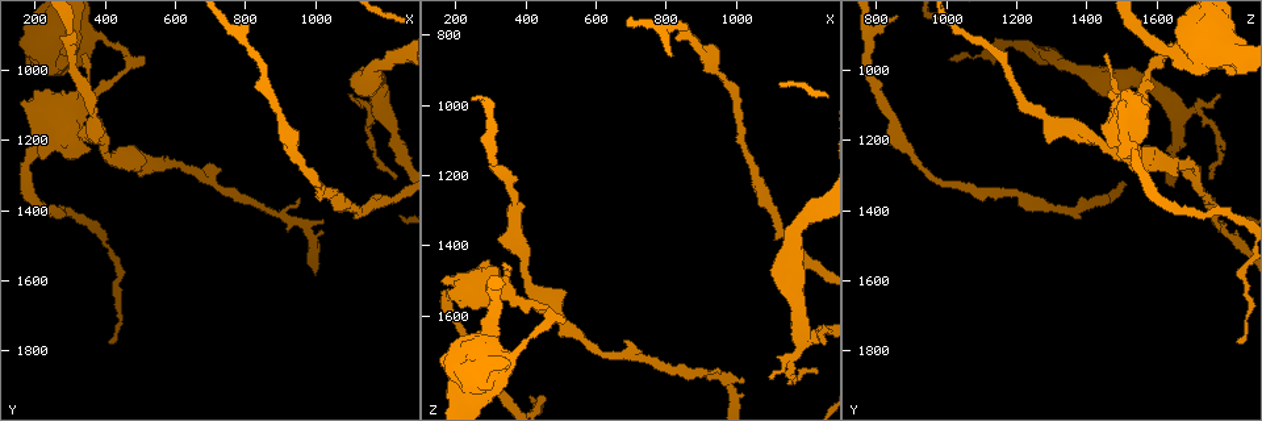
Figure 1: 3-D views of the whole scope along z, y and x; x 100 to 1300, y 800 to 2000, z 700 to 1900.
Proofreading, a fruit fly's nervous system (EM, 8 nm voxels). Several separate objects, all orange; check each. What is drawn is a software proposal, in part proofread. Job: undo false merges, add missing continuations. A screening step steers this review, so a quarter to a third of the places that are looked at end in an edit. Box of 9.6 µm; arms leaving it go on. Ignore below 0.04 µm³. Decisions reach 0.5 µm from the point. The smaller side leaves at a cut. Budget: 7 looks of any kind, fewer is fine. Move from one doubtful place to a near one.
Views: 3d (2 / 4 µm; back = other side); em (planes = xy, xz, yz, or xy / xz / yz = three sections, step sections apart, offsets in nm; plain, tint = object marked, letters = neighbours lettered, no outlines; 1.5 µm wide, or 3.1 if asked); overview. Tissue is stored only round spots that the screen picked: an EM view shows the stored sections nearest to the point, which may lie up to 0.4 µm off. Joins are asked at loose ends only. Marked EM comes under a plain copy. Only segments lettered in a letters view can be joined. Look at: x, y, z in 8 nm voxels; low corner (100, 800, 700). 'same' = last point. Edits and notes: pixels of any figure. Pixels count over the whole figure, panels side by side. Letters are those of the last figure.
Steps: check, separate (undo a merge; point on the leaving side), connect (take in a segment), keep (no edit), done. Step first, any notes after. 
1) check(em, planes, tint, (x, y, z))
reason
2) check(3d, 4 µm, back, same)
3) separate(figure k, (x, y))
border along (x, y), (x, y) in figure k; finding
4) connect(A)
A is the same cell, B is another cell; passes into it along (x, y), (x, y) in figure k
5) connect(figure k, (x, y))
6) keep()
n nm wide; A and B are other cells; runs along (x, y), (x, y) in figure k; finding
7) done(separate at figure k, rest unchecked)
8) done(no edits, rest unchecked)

check(3d, 2 µm, (430, 1250, 1540))
sudden change in width

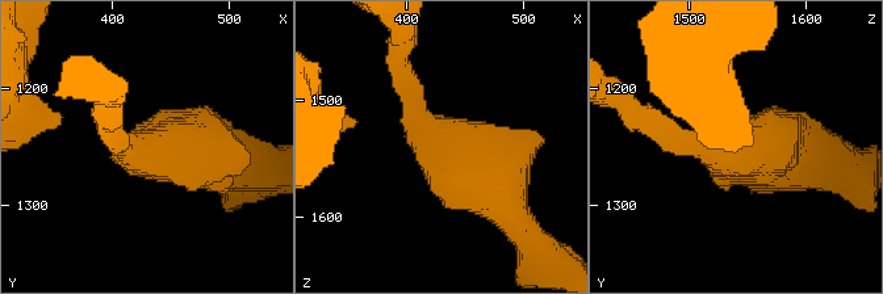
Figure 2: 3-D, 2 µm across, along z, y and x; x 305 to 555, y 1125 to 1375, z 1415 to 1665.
check(em, xz, step 8, letters, (426, 1254, 1536))
arms of 200, 280 nm; shape alone is not enough

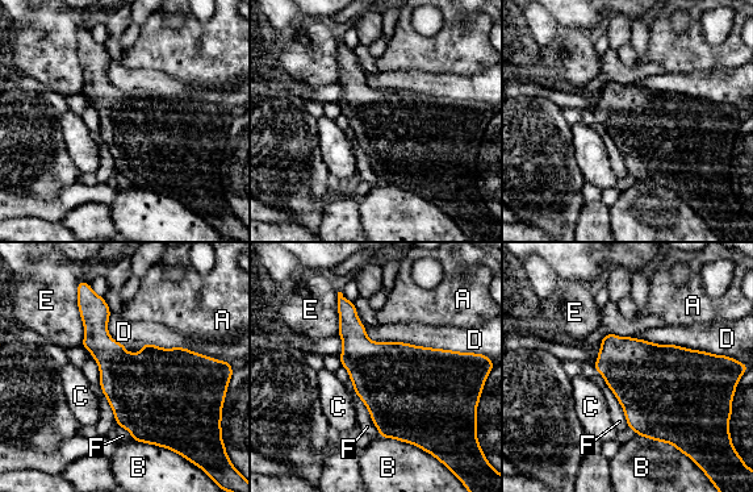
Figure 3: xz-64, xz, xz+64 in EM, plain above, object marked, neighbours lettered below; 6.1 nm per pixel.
keep()
420 nm wide; A, B, C, D, E and F are other cells; border along (184, 346), (213, 358) in figure 3; one neuron here

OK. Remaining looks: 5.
check(3d, 2 µm, (340, 960, 1450))

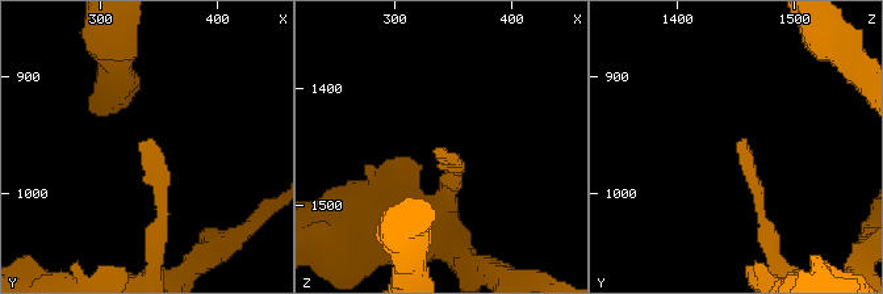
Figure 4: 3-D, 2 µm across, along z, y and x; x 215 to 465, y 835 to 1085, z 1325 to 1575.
check(em, planes, tint, (344, 954, 1454))
need the tissue

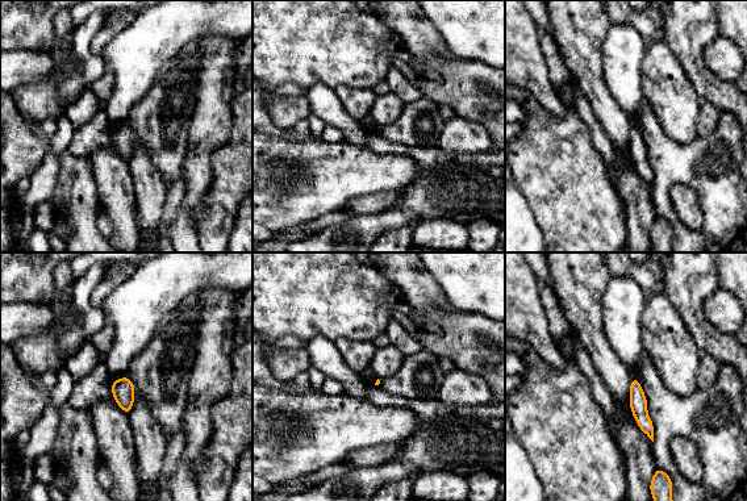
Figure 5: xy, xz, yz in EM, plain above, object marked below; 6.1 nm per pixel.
check(em, planes, letters, same)

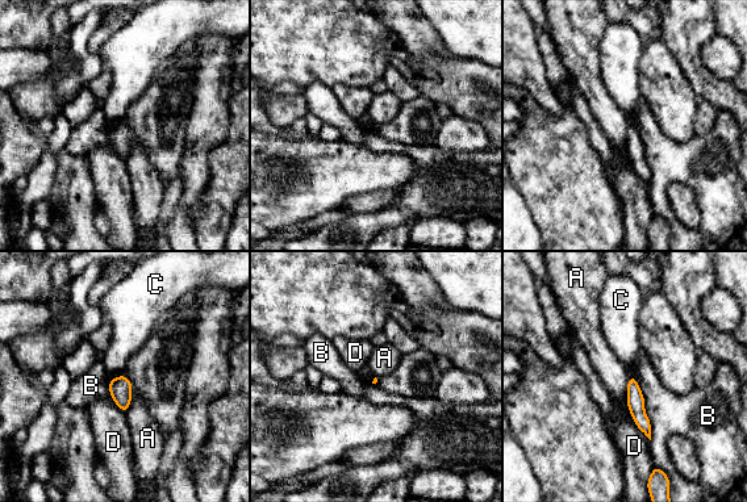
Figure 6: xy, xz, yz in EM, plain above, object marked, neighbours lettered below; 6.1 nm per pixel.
keep()
A, B, C and D are other cells; border along (630, 376), (627, 381), (629, 413) in figure 6; no lettered segment goes on from it

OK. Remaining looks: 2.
check(em, xy, step 8, letters, (1100, 1070, 1770))

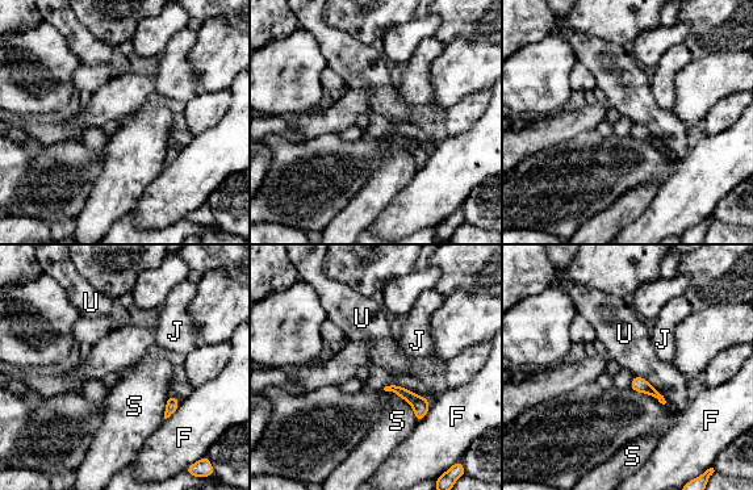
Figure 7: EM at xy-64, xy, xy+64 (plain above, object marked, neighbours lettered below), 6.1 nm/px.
check(em, planes, letters, same)
another direction

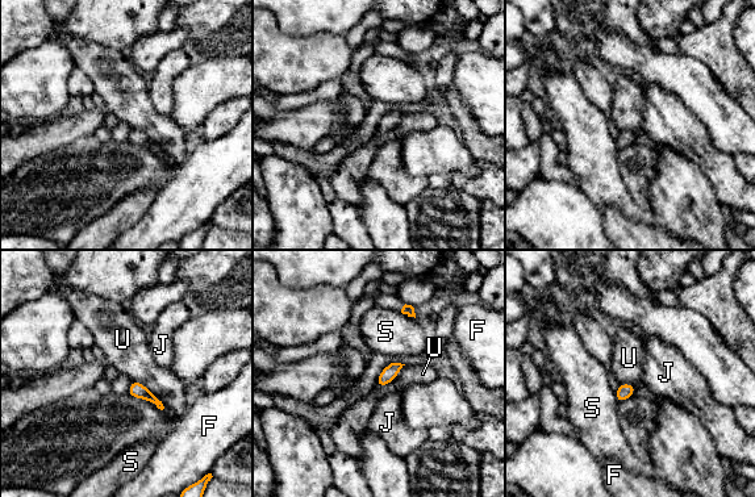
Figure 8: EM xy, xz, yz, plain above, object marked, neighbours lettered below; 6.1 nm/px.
keep()
F, J, S and U are other cells; none of them fits

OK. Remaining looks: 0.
done(no edits, rest unchecked)

